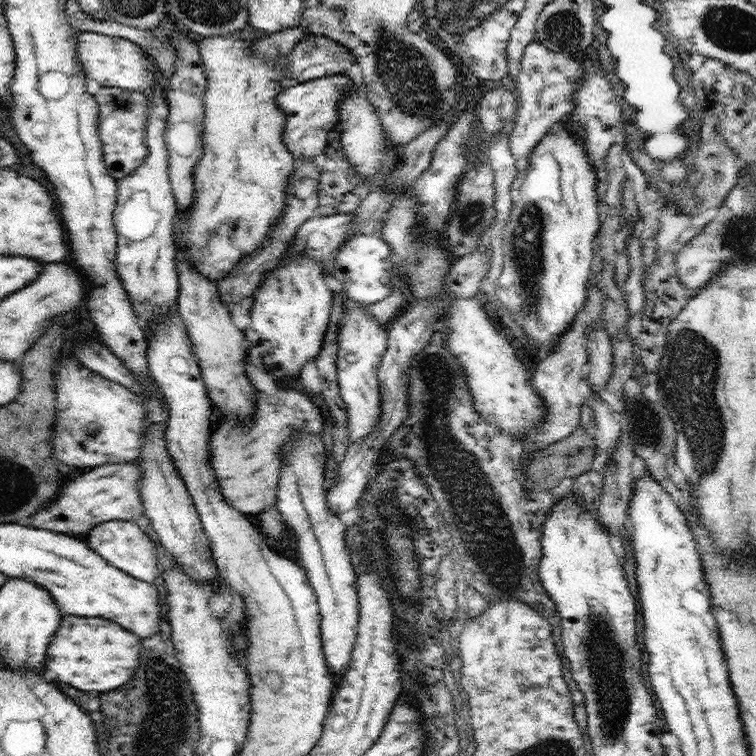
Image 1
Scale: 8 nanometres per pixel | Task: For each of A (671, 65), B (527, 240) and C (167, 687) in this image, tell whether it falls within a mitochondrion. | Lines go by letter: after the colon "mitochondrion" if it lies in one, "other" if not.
A: other
B: mitochondrion
C: mitochondrion

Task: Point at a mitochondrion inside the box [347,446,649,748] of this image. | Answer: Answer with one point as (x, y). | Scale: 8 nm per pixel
(603, 655)

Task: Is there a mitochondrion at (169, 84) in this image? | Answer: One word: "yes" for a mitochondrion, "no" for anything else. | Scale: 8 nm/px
no

